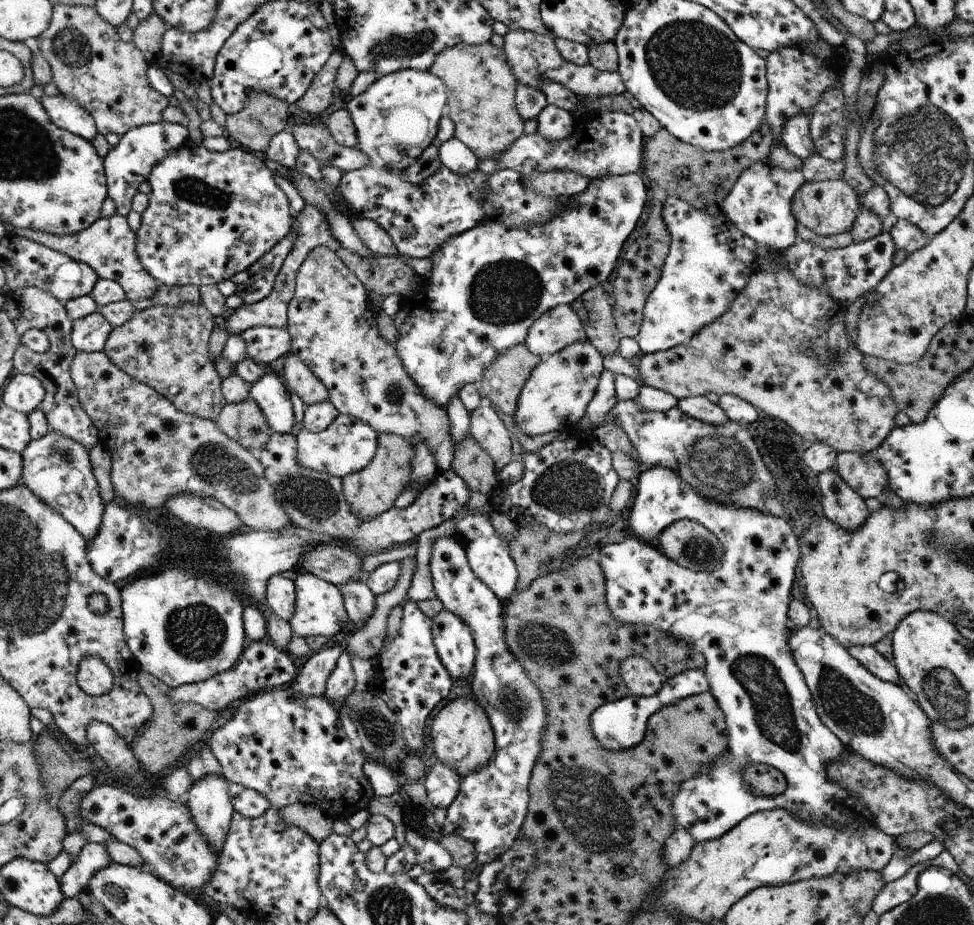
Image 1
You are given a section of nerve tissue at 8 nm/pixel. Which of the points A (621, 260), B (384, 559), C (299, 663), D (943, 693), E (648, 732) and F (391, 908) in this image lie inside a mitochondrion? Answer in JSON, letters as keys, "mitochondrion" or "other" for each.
{"A":"other","B":"other","C":"other","D":"mitochondrion","E":"other","F":"mitochondrion"}

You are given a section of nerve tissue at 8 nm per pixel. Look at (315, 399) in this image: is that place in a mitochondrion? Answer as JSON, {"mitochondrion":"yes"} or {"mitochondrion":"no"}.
{"mitochondrion":"no"}

